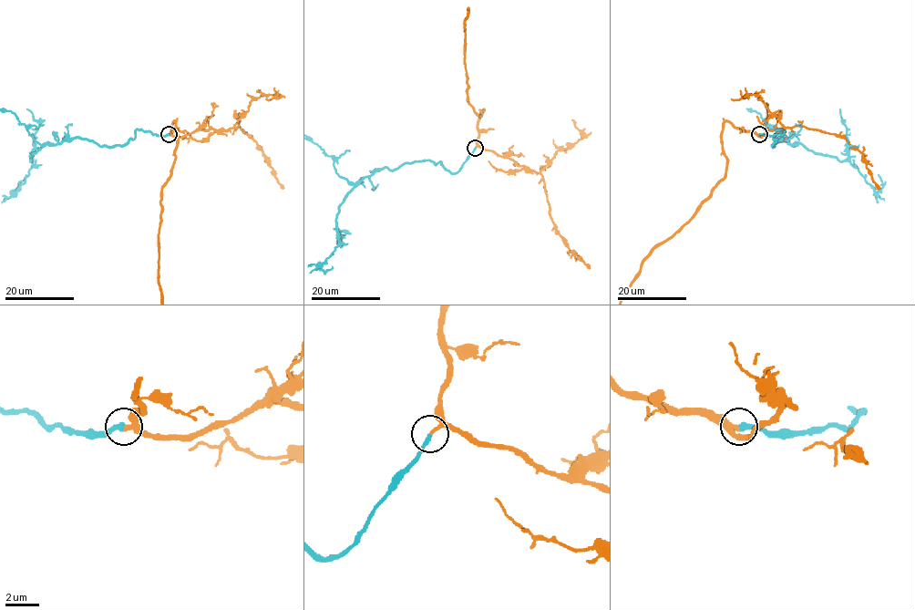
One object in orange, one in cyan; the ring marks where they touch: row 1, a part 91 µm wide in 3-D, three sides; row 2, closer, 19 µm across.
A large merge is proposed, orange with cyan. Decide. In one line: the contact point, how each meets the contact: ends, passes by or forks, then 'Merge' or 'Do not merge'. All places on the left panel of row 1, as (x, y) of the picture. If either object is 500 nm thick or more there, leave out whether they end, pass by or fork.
Place: (169, 134). At the ring orange passes by. At the ring cyan ends. Merge

